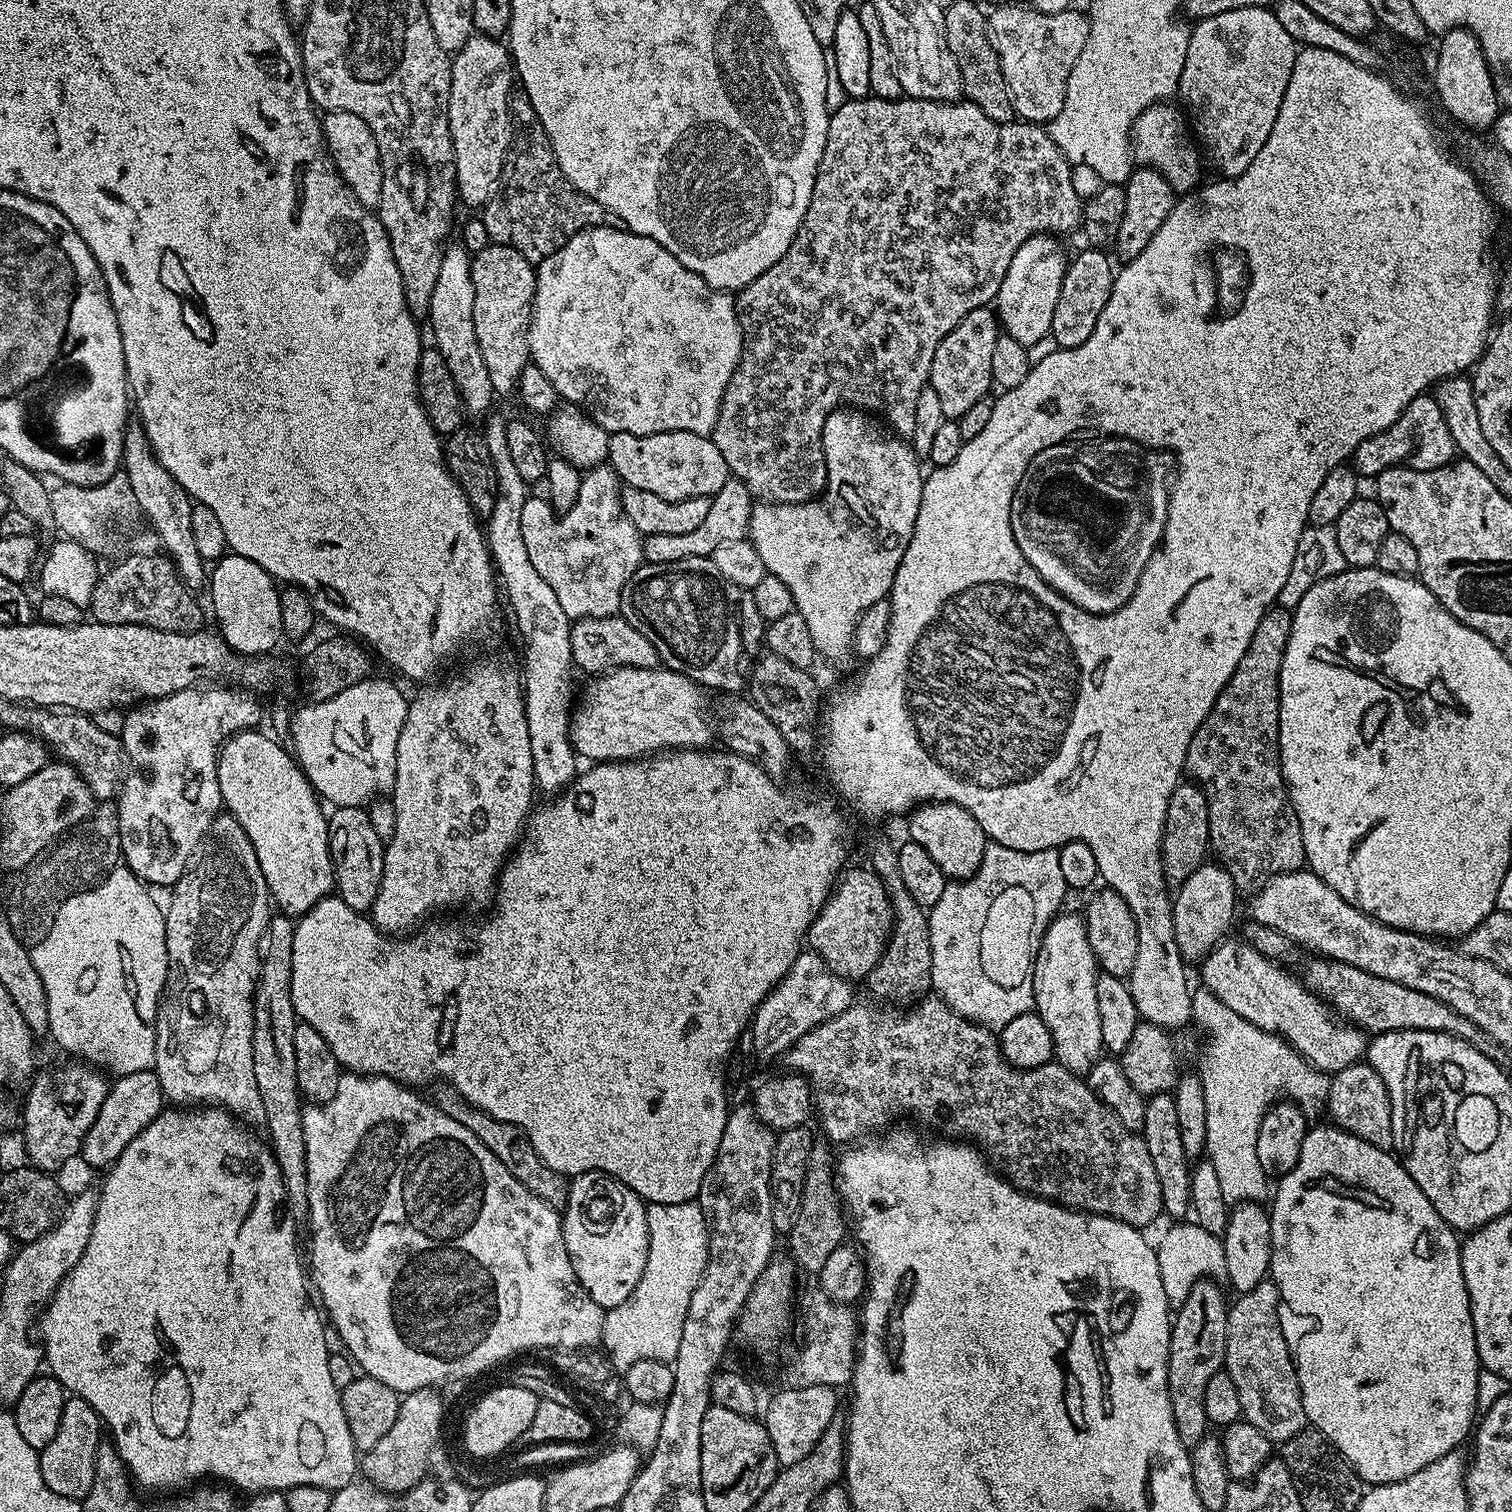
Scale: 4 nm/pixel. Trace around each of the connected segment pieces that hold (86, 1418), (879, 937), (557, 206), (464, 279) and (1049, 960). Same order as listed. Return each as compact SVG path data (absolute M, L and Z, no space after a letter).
M69 1395L62 1406L62 1422L58 1426L58 1434L45 1448L39 1449L42 1478L54 1494L62 1494L62 1498L83 1501L90 1494L90 1486L94 1486L94 1470L98 1446L102 1443L102 1421L98 1413L82 1398Z
M871 867L852 868L837 879L832 895L822 906L822 910L810 927L806 937L806 944L811 951L817 952L824 960L824 964L835 976L842 976L849 982L863 981L868 973L876 967L880 956L884 952L884 945L888 942L888 933L892 931L892 907L884 889L884 883L876 877Z
M513 87L508 96L508 111L512 113L512 141L504 159L504 175L500 177L500 189L496 196L482 209L482 218L486 222L486 234L489 241L502 246L510 246L518 250L533 266L554 254L574 234L583 228L615 228L618 221L616 215L603 208L594 198L582 194L562 174L556 161L554 150L550 146L550 138L538 118L534 114L534 106L523 88Z
M452 243L444 250L442 267L438 270L438 282L434 282L434 294L430 294L426 323L432 327L432 336L436 339L433 340L435 348L442 354L442 358L446 358L446 367L450 369L450 375L458 386L465 413L469 417L480 418L493 407L494 393L490 374L486 370L486 358L482 358L482 346L478 346L478 334L474 334L472 256L463 244Z
M1066 912L1057 914L1049 922L1032 967L1034 1011L1046 1022L1046 1026L1050 1026L1058 1063L1075 1076L1087 1077L1105 1051L1095 986L1098 965L1094 950L1090 950L1085 917Z

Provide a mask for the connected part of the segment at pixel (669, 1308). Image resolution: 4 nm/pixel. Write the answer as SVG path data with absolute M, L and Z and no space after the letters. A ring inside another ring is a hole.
M687 1200L677 1204L648 1204L648 1225L650 1226L650 1250L646 1258L646 1270L634 1294L618 1306L607 1309L602 1322L600 1344L612 1367L622 1374L634 1366L634 1362L643 1360L675 1361L678 1354L678 1342L682 1342L682 1326L686 1326L686 1310L690 1310L690 1298L708 1264L708 1223L699 1203Z

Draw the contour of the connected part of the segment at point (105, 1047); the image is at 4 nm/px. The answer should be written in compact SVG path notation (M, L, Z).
M118 866L116 869L94 888L88 888L85 892L79 892L71 896L56 912L54 922L42 938L42 942L31 945L30 951L34 970L38 970L38 978L42 978L42 986L46 990L46 1010L48 1011L49 1037L53 1036L68 1052L73 1052L73 1057L87 1062L93 1066L99 1066L107 1070L113 1077L126 1074L138 1074L150 1072L156 1066L156 1012L160 1009L160 997L164 995L164 983L168 973L168 955L166 954L166 922L164 921L165 909L156 905L156 900L148 892L144 881L137 878L126 866Z

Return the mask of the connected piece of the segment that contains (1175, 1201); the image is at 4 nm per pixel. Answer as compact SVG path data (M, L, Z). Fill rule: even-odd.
M1159 1092L1156 1096L1147 1097L1145 1106L1145 1126L1142 1131L1146 1150L1150 1150L1150 1158L1154 1161L1154 1170L1158 1174L1158 1186L1162 1186L1162 1206L1173 1221L1180 1222L1192 1212L1190 1157L1182 1147L1182 1130L1178 1126L1178 1106L1175 1095Z

